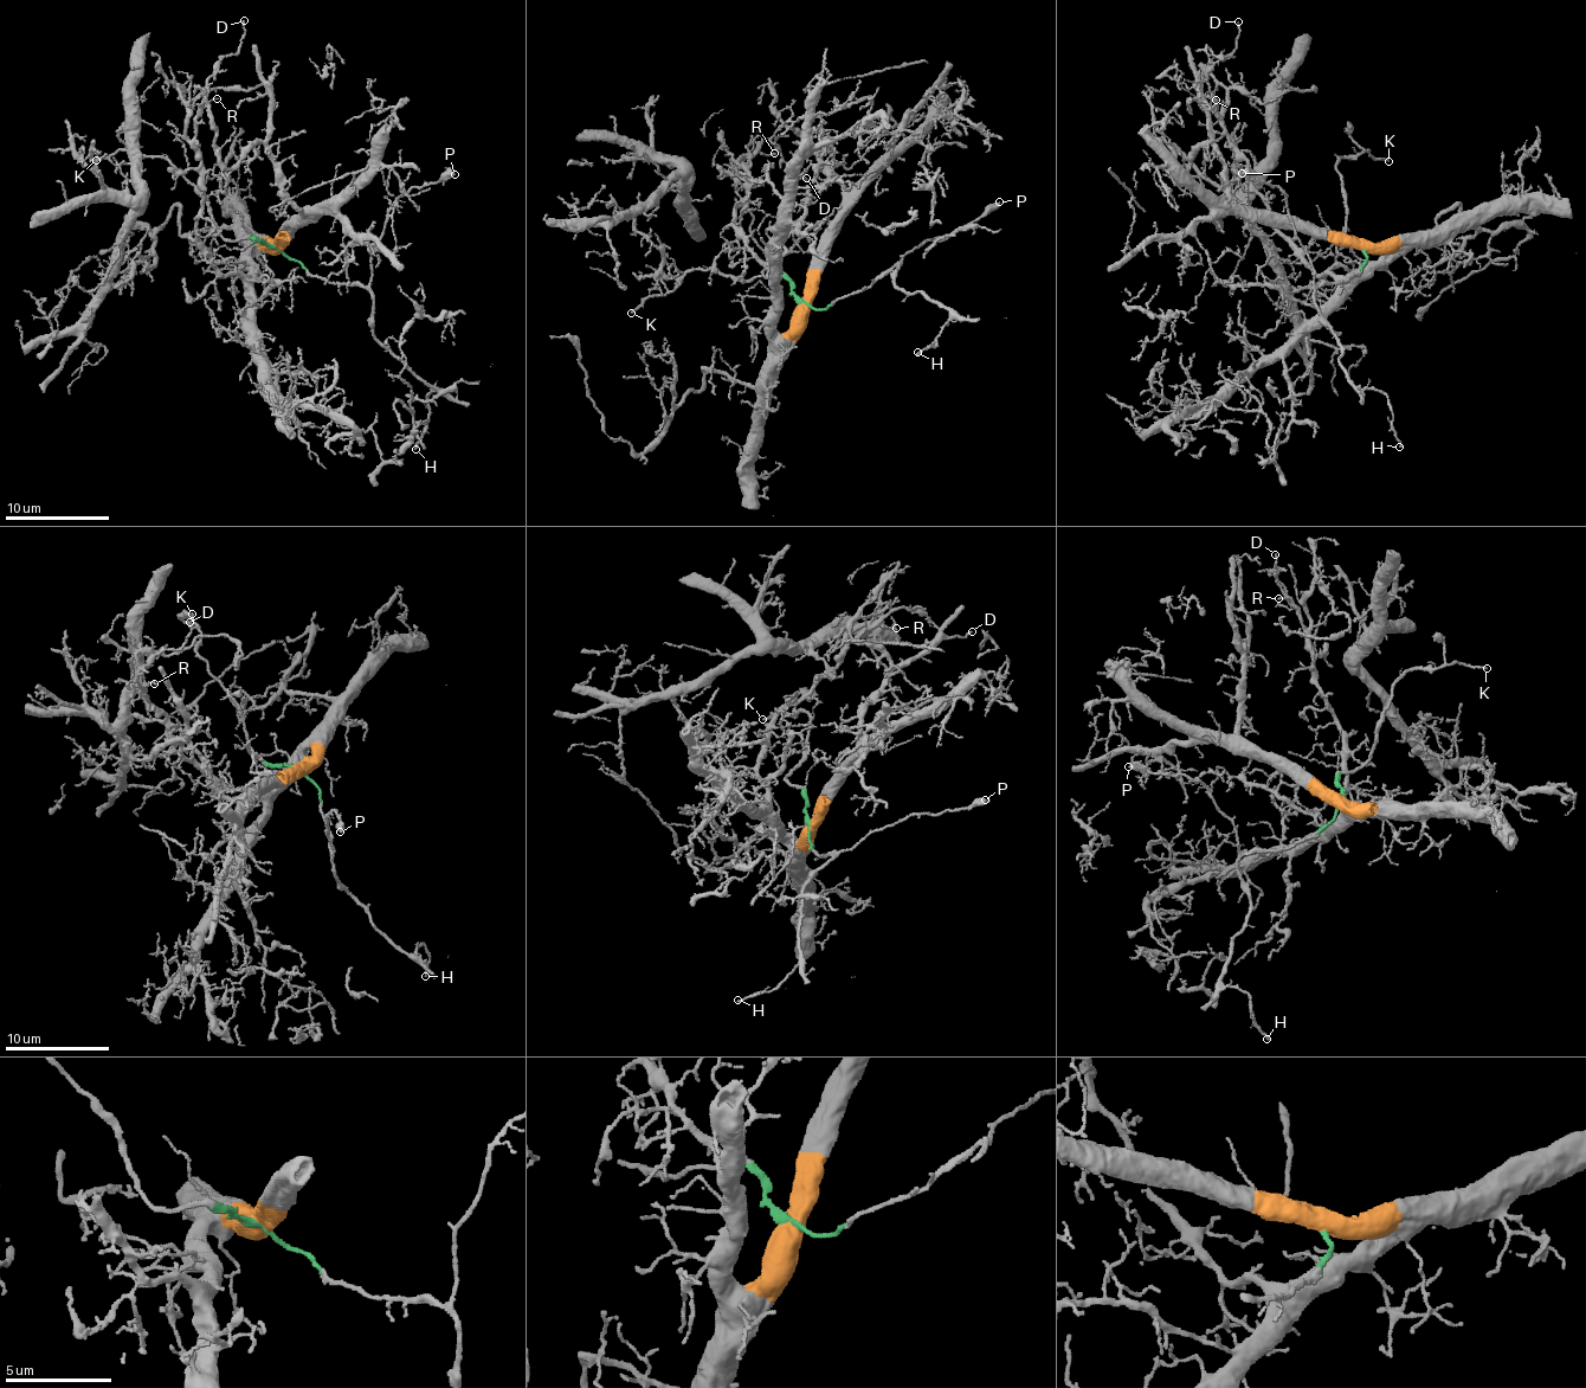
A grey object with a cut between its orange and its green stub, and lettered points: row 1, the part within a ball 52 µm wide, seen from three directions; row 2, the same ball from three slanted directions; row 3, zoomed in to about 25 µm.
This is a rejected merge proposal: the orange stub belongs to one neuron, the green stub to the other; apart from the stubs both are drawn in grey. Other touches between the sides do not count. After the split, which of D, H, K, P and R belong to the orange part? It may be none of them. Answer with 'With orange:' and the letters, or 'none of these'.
With orange: D, R

